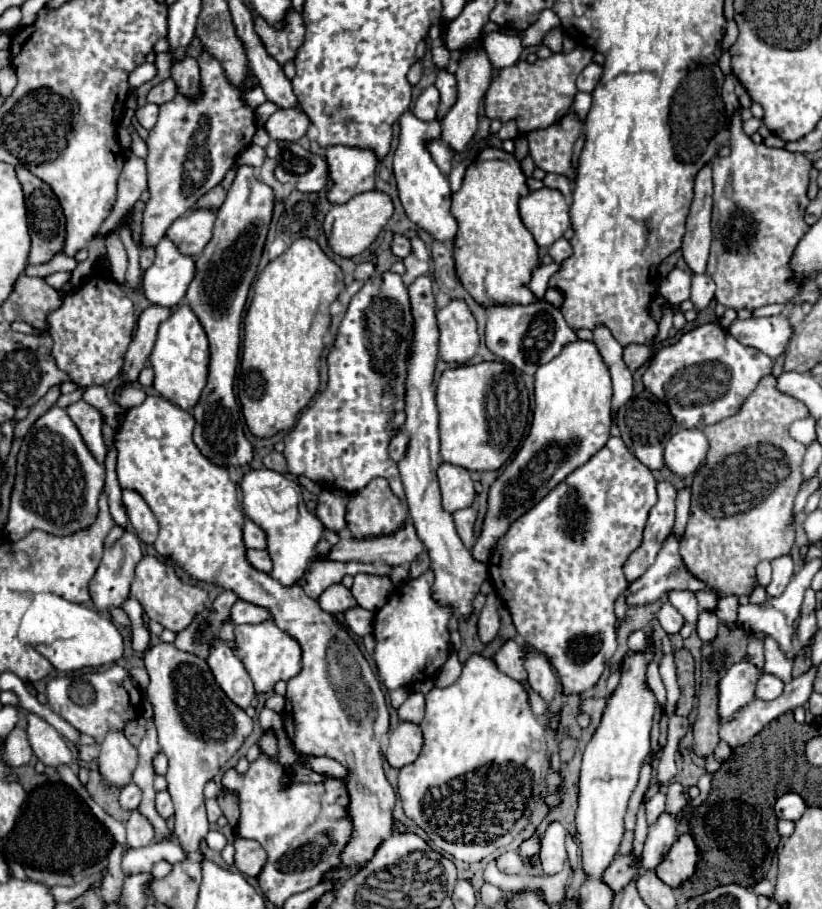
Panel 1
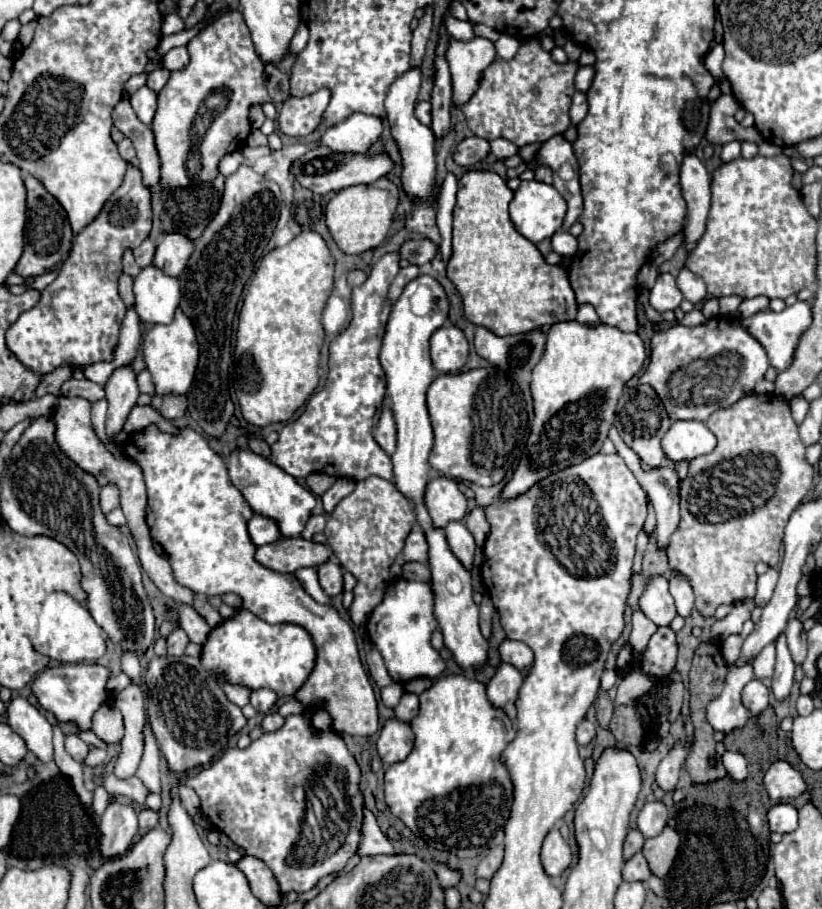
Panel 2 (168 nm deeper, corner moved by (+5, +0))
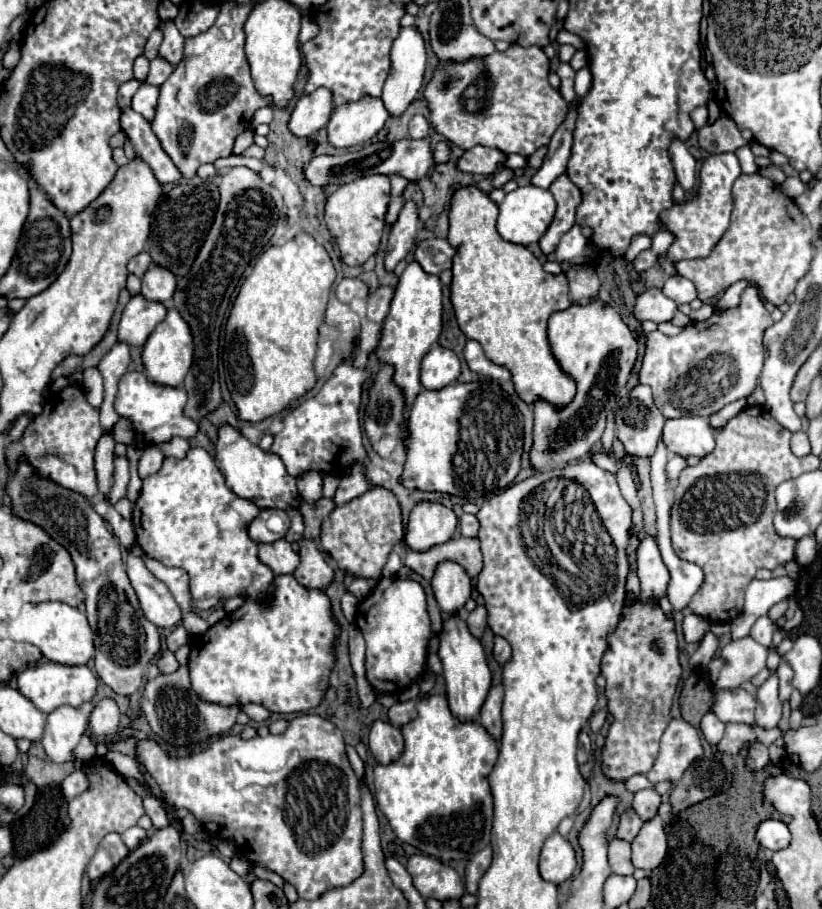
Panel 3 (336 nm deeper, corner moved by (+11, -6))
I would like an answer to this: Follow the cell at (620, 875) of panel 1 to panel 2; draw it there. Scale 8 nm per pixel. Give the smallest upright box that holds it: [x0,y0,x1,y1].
[624,829,644,861]

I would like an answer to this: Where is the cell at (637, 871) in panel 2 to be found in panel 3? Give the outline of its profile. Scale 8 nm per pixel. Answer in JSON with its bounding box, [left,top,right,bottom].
[608,837,634,875]

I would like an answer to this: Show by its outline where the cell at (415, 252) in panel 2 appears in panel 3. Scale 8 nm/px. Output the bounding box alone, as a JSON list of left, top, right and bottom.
[414,239,456,275]

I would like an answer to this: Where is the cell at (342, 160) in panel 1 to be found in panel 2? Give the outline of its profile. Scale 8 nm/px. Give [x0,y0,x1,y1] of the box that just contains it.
[322,113,382,155]

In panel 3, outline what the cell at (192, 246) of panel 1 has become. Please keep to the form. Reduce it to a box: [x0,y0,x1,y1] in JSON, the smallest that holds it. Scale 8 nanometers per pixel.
[142,265,176,303]

